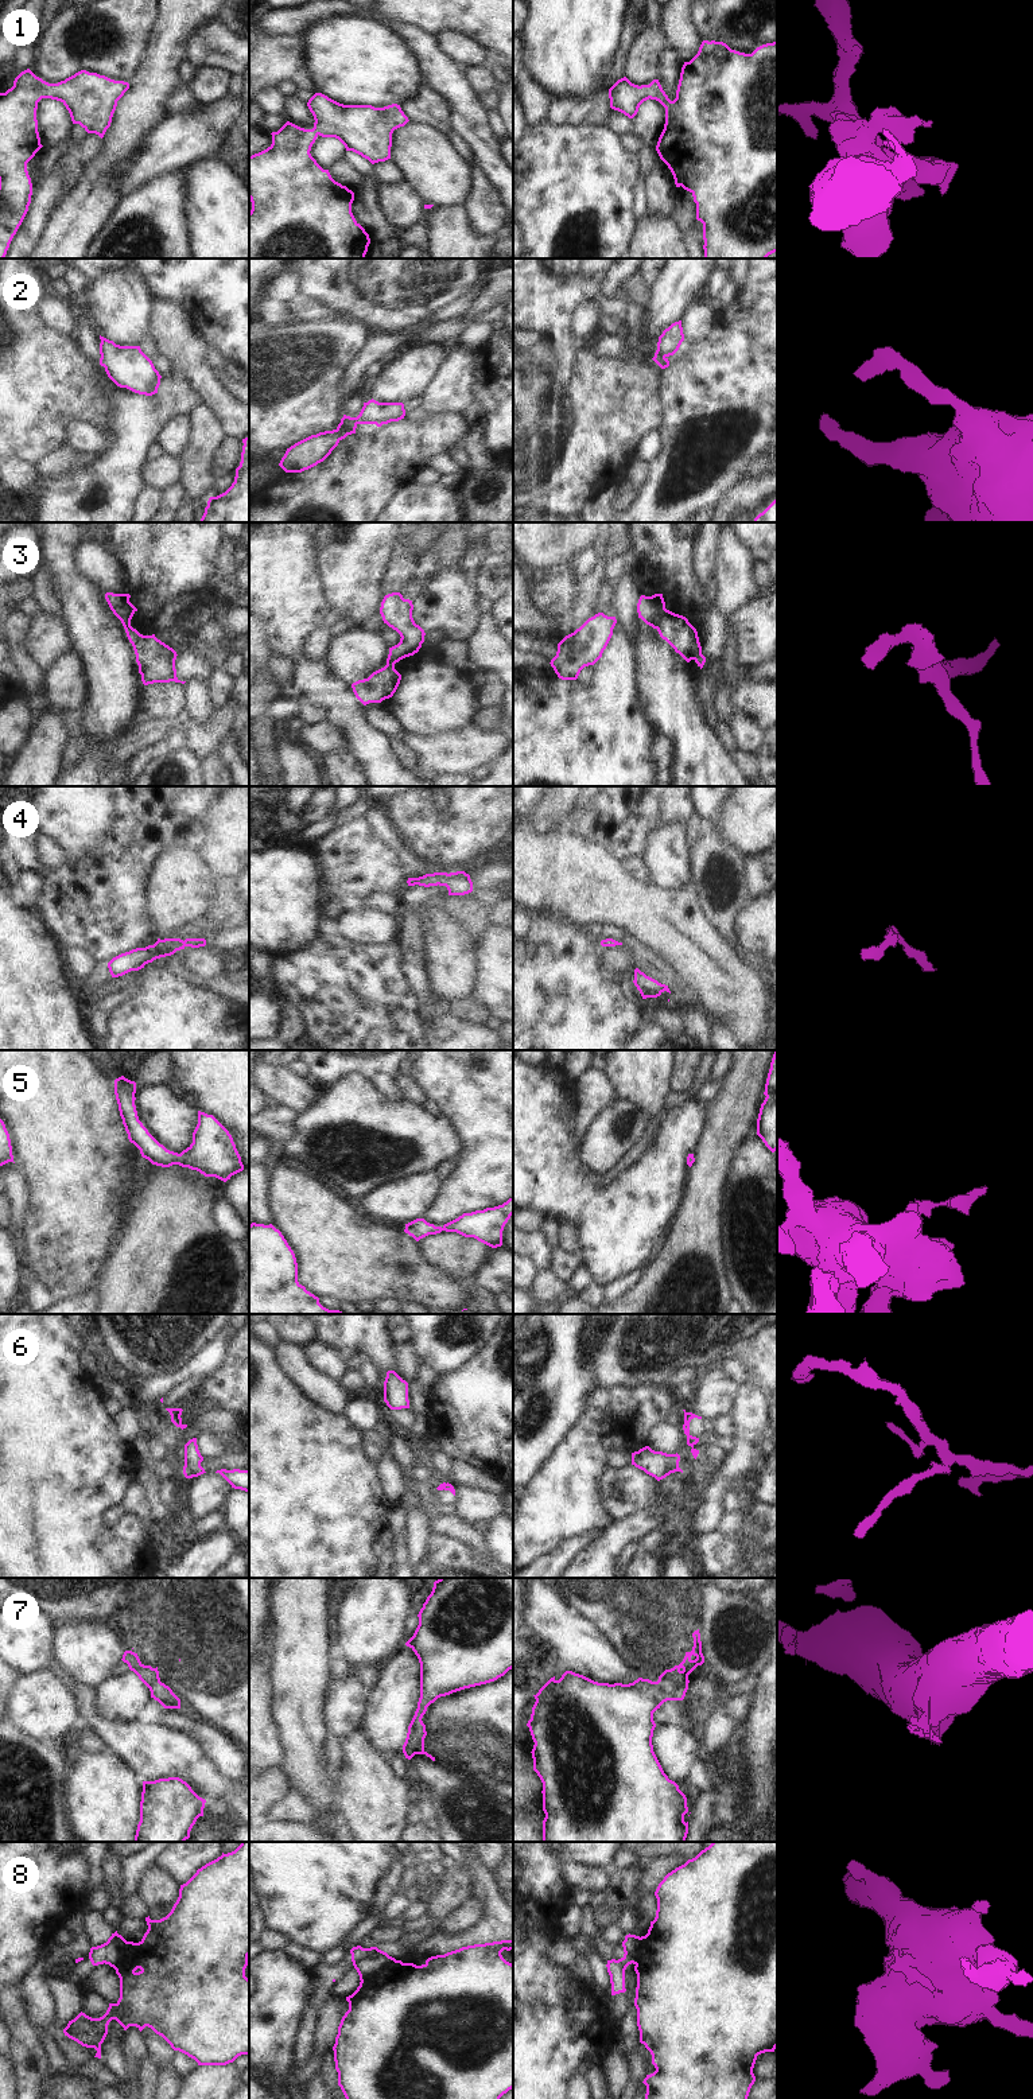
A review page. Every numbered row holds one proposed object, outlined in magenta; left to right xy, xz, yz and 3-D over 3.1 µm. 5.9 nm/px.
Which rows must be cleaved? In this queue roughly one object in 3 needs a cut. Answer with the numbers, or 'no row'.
3, 7, 8

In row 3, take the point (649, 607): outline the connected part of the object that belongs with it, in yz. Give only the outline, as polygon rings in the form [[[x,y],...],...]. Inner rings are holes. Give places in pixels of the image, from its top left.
[[[655,594],[652,596],[641,595],[637,603],[638,618],[653,629],[656,629],[656,623],[664,609],[665,602],[663,594]]]

